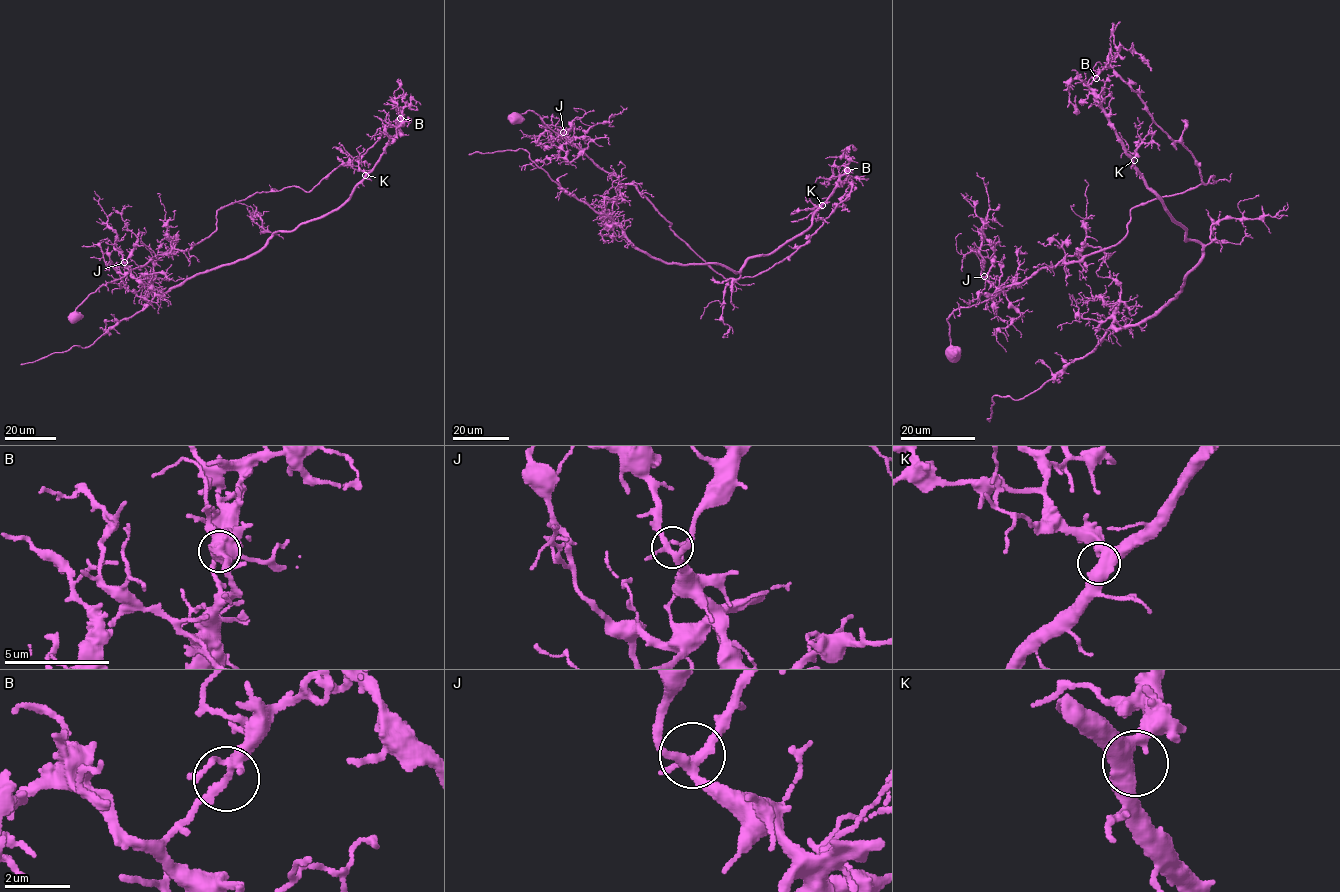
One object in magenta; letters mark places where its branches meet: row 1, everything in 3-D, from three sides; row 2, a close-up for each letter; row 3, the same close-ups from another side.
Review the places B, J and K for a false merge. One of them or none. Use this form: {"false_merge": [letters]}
{"false_merge": ["B"]}

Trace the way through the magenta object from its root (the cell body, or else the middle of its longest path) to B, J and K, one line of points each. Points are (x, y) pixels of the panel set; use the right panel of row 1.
B: (953, 352), (956, 309), (1114, 245), (1140, 204), (1214, 183), (1108, 64), (1096, 78)
J: (953, 352), (948, 317), (956, 309), (981, 303), (996, 294), (996, 289), (984, 276)
K: (953, 352), (956, 309), (1114, 245), (1140, 204), (1214, 183), (1108, 64), (1088, 87), (1134, 160)

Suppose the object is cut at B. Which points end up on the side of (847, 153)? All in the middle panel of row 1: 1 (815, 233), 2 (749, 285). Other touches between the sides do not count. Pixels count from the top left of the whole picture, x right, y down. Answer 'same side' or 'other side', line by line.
1: other side
2: same side

